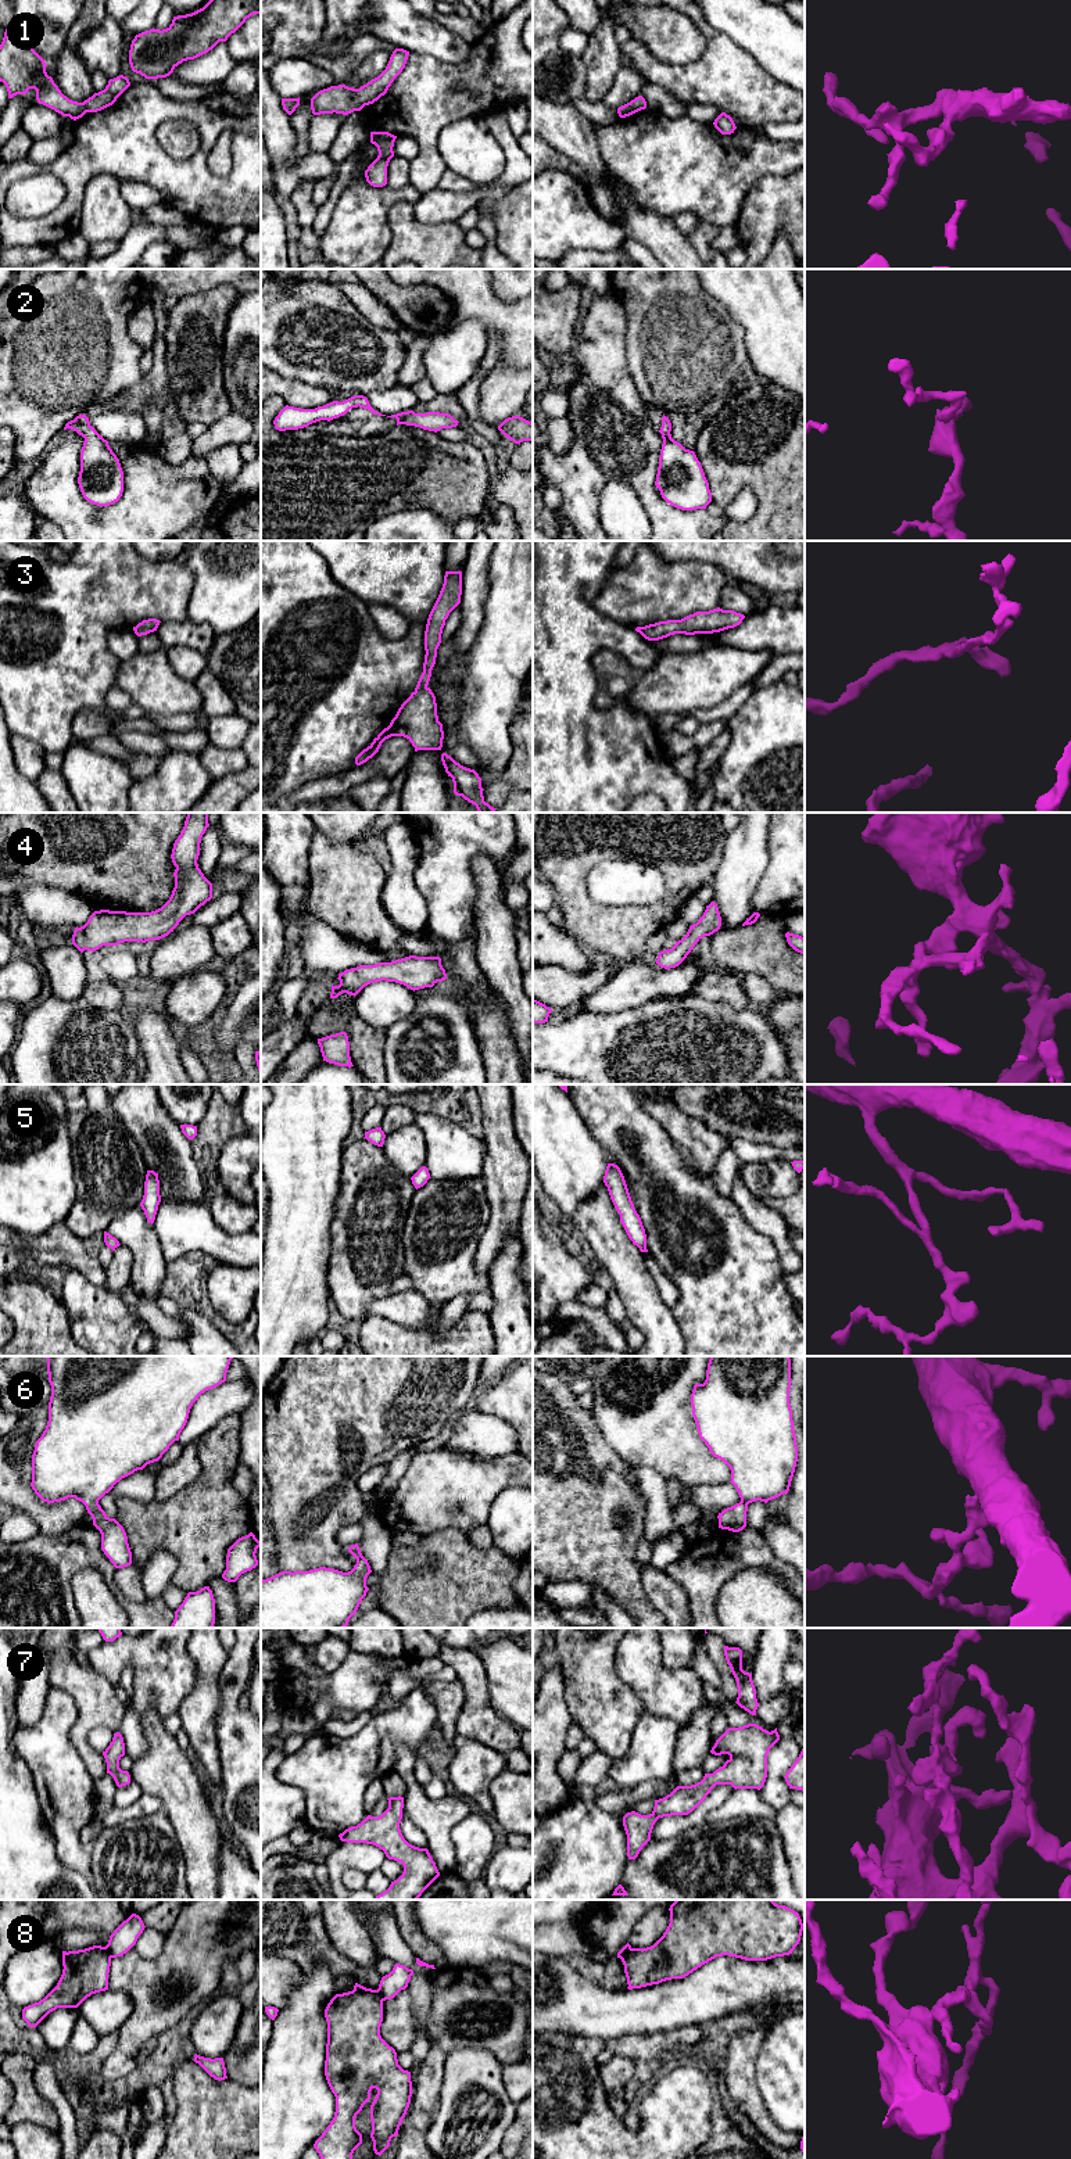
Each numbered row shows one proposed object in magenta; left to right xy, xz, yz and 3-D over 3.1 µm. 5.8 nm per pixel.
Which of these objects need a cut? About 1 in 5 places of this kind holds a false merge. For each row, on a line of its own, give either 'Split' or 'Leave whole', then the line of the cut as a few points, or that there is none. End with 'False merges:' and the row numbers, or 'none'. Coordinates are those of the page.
1: Leave whole. No split
2: Leave whole. No split
3: Leave whole. No split
4: Leave whole. No split
5: Leave whole. No split
6: Leave whole. No split
7: Leave whole. No split
8: Split. Split along xz (378, 1989), (383, 2000)
False merges: 8

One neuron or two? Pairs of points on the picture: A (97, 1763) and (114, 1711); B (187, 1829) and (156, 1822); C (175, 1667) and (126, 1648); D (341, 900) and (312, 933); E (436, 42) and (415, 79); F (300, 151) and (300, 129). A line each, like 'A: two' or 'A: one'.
A: one
B: two
C: one
D: two
E: two
F: one

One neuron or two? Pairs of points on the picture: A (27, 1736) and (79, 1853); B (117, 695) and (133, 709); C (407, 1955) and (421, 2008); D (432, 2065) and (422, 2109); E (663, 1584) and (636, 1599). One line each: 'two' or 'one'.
A: one
B: one
C: one
D: one
E: two

